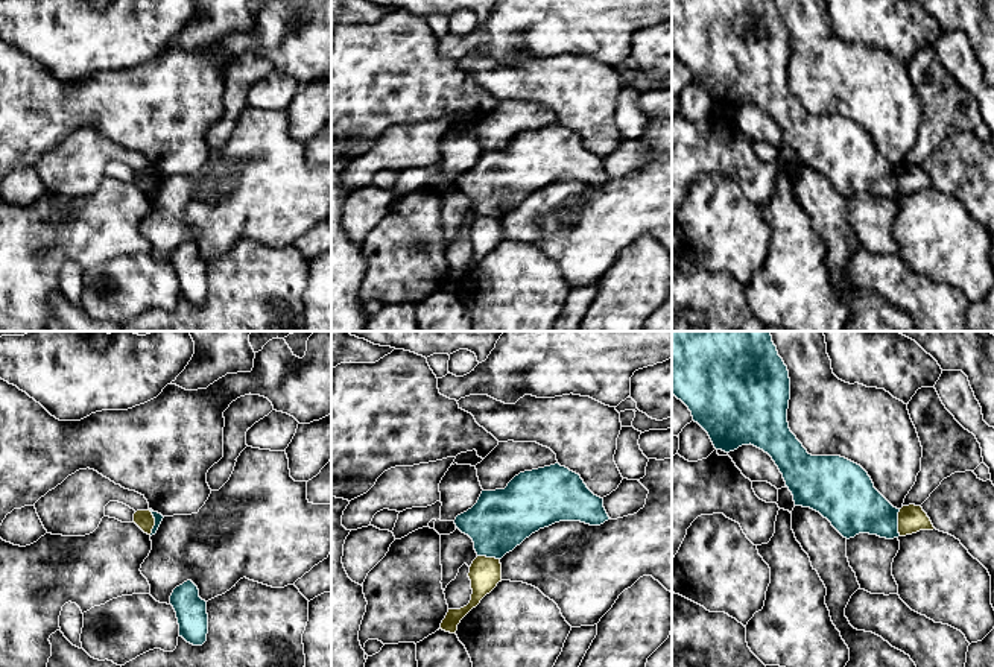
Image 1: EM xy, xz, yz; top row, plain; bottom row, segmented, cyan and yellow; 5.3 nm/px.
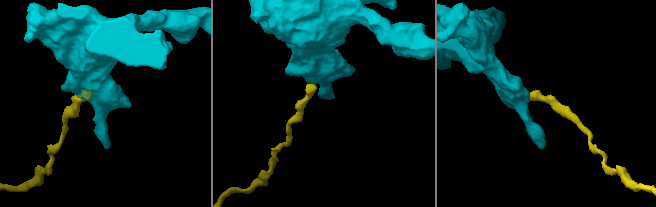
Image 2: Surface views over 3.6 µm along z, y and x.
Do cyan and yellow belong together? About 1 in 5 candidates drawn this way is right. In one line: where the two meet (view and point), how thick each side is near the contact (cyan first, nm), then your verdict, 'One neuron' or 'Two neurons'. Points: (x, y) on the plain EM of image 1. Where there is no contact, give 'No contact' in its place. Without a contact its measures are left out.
Touches cyan at yz (897, 183). Thickness 300 nm (cyan) against 150 nm. Two neurons

